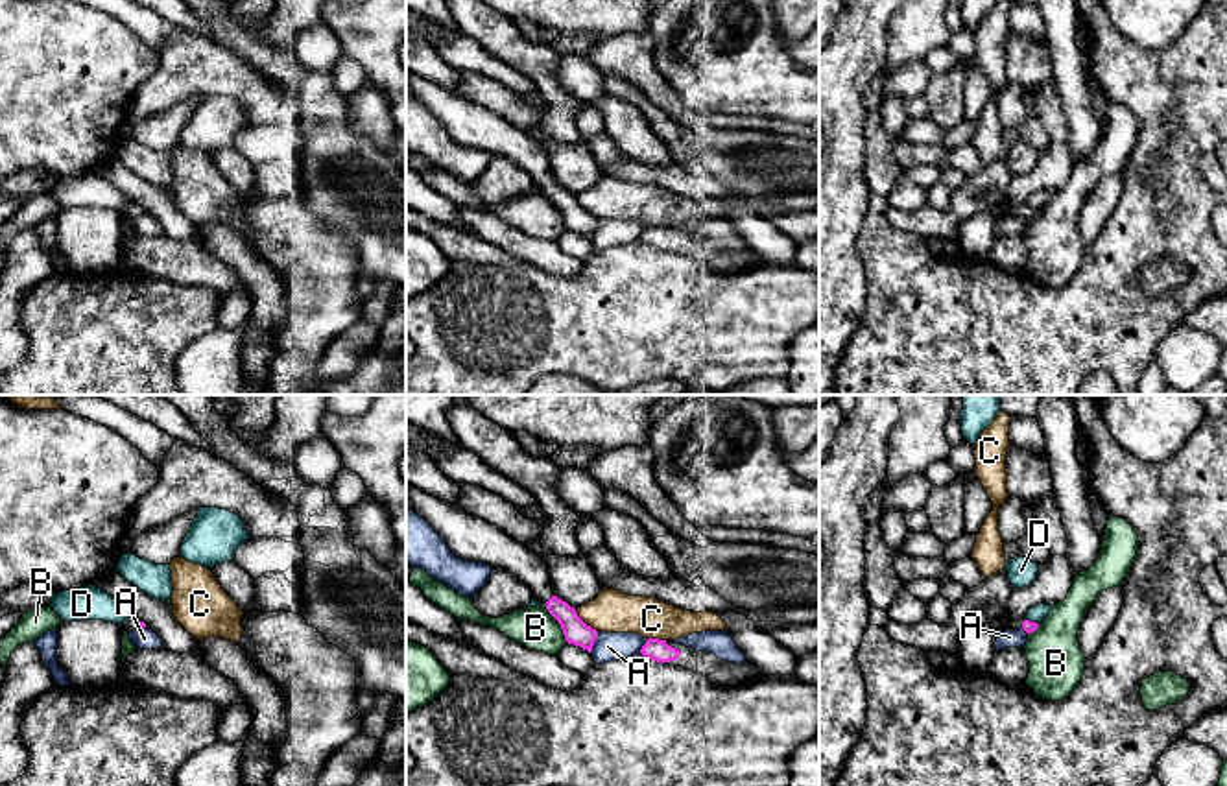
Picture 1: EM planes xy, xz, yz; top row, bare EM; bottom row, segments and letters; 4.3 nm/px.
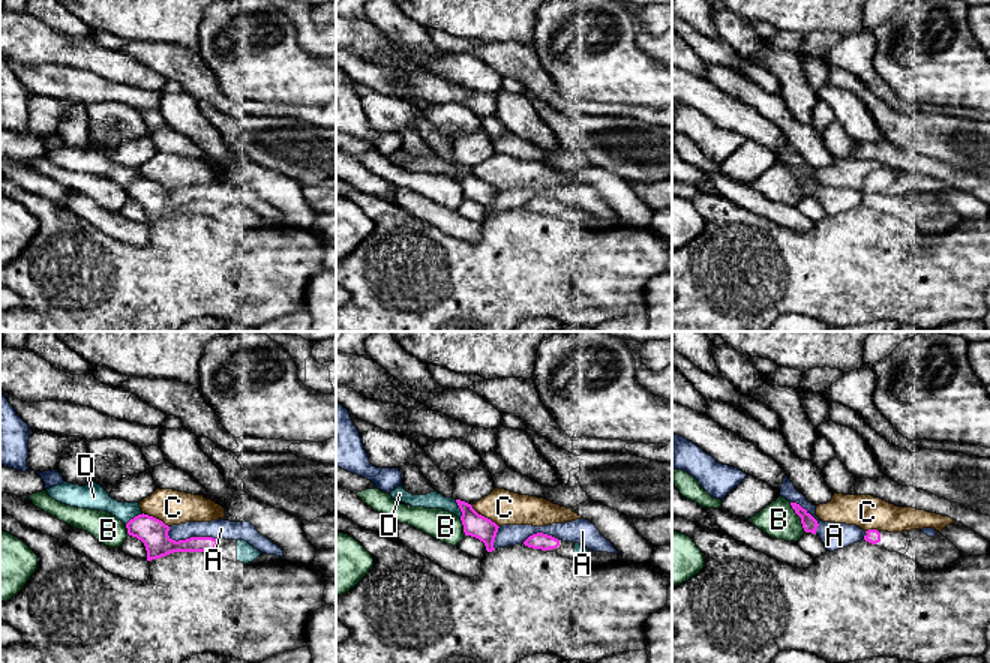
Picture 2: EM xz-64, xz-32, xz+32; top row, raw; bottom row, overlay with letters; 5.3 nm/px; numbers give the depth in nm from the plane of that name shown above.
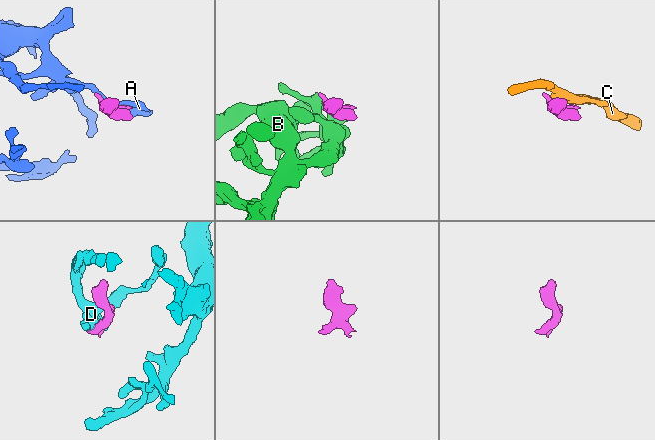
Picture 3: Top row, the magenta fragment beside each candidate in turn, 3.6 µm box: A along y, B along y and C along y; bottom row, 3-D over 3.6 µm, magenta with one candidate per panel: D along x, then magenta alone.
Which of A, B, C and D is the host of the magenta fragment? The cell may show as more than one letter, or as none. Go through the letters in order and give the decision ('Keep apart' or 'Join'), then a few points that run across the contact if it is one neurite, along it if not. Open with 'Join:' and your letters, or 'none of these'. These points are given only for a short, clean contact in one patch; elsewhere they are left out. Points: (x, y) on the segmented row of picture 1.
Join: none of these
A: Keep apart
B: Keep apart. Line: xz (543, 604), (567, 641)
C: Keep apart
D: Keep apart

